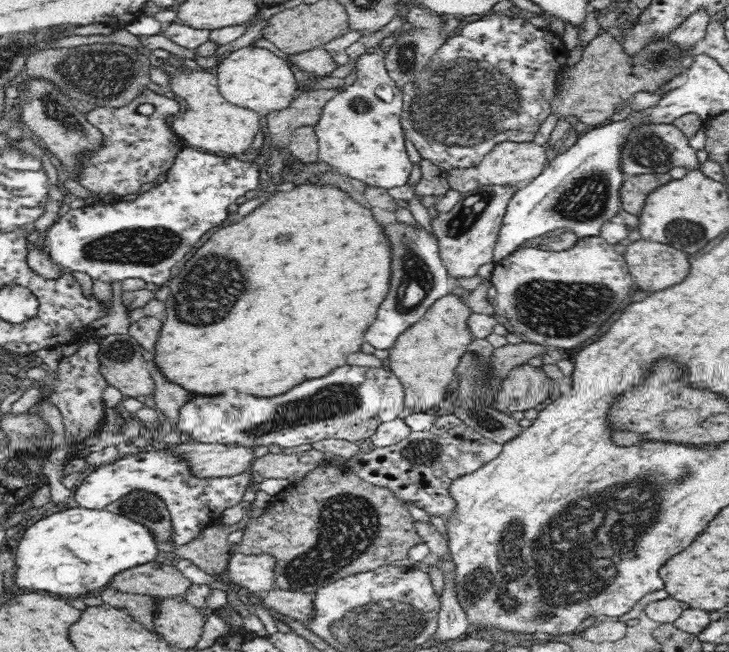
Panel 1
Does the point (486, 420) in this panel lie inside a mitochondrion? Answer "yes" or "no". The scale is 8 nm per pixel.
yes

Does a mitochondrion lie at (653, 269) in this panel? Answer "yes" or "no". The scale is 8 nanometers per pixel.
no

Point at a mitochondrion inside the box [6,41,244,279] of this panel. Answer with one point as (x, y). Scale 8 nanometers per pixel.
(103, 76)

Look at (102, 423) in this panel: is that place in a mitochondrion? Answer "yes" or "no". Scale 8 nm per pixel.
no

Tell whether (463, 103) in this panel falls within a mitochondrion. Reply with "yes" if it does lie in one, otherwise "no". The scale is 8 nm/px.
yes

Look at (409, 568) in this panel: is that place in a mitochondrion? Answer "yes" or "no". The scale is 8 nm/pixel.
no

